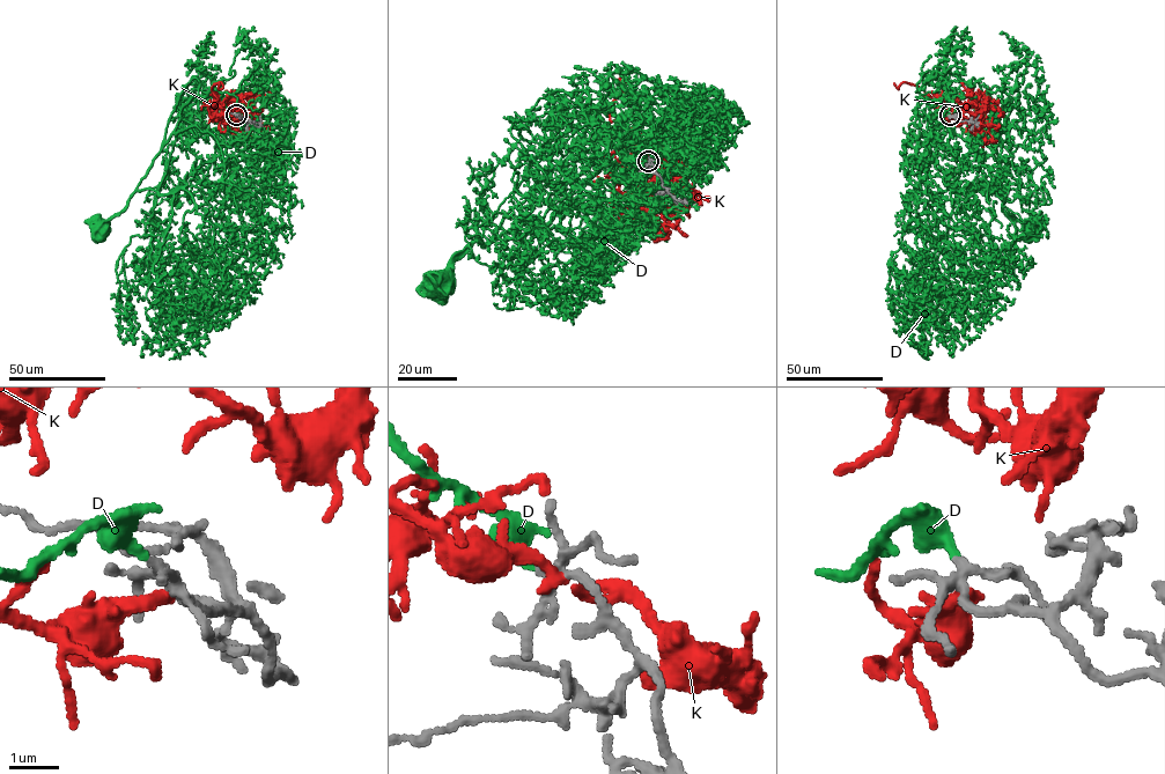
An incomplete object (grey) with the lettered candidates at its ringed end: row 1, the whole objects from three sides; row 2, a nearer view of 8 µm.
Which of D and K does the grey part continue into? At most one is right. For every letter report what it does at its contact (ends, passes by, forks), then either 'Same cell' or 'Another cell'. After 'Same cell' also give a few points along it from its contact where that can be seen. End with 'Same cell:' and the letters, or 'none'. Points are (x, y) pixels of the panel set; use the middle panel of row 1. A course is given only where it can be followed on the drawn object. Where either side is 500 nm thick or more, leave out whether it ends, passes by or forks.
D: It ends there. Same cell. Its course: (648, 160), (634, 142), (625, 149), (625, 139), (528, 233), (477, 240), (447, 281)
K: It ends there. Another cell
Same cell: D

